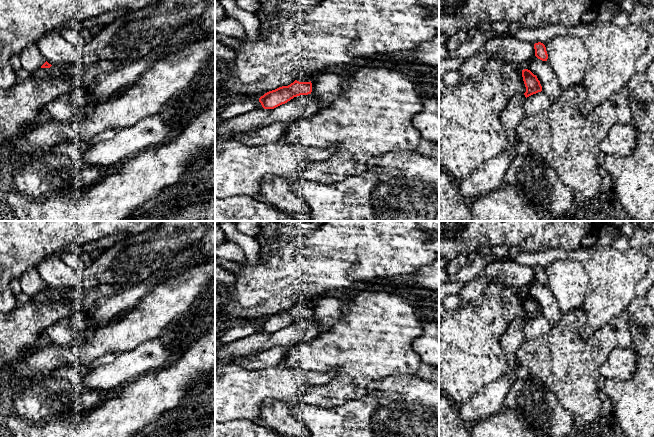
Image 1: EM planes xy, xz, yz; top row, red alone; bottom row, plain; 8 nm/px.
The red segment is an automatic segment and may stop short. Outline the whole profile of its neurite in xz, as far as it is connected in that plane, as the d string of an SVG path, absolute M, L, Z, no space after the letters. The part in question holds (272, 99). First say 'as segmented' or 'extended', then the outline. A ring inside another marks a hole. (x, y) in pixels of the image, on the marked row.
extended; M301 75L288 86L282 86L275 90L265 93L259 98L264 109L274 109L282 104L287 103L294 97L308 95L312 92L311 79Z

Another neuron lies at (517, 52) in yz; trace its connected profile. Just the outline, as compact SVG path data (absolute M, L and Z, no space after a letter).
M512 35L497 36L490 39L474 55L466 58L458 69L464 78L478 74L489 60L502 59L523 68L535 56L534 43L523 41Z

